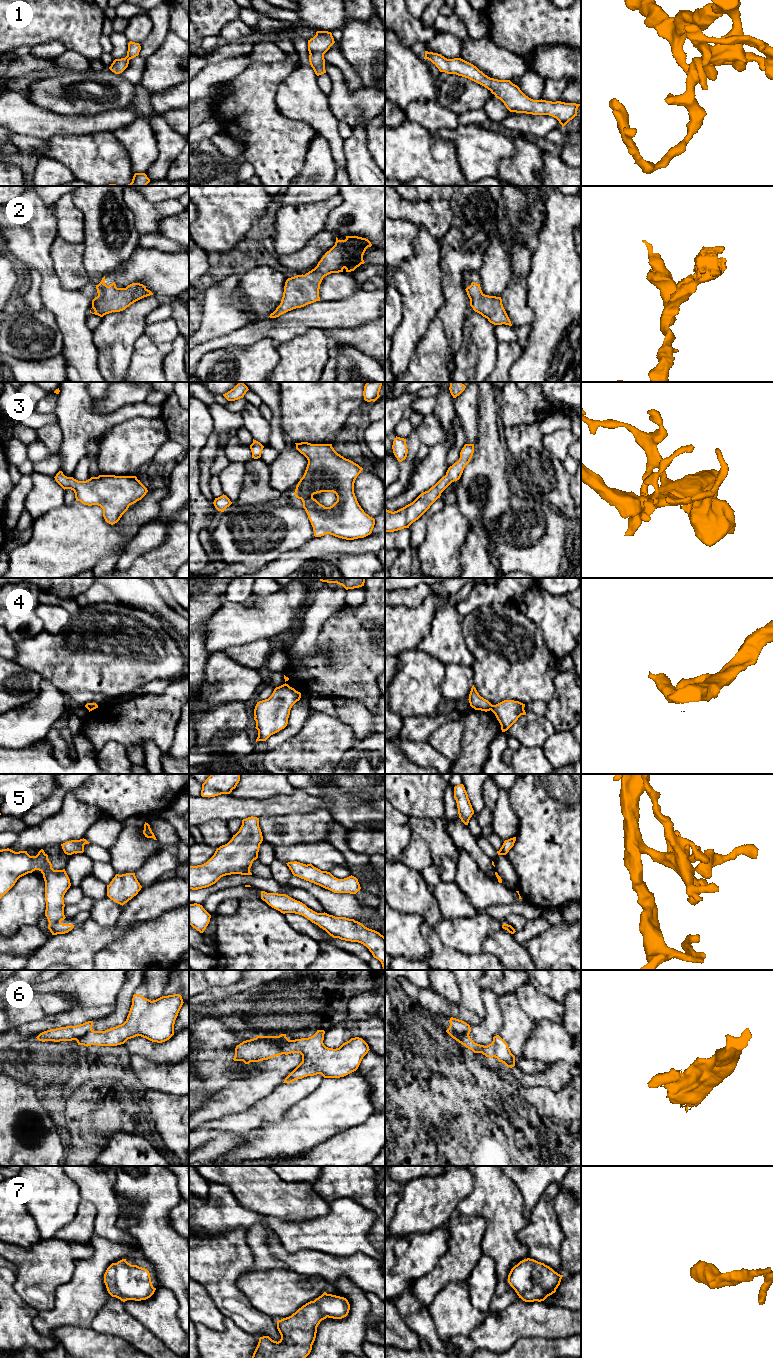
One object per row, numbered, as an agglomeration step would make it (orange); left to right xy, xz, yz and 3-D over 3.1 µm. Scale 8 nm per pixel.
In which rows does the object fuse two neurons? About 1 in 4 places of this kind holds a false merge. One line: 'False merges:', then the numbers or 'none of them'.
False merges: 4, 6

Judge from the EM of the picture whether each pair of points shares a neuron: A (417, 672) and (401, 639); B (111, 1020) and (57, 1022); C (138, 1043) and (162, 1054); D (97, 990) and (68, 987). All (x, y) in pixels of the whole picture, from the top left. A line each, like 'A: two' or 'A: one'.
A: two
B: two
C: one
D: one

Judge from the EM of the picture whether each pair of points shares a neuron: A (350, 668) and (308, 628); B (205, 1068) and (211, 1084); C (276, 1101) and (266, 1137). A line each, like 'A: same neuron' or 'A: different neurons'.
A: different neurons
B: same neuron
C: different neurons

